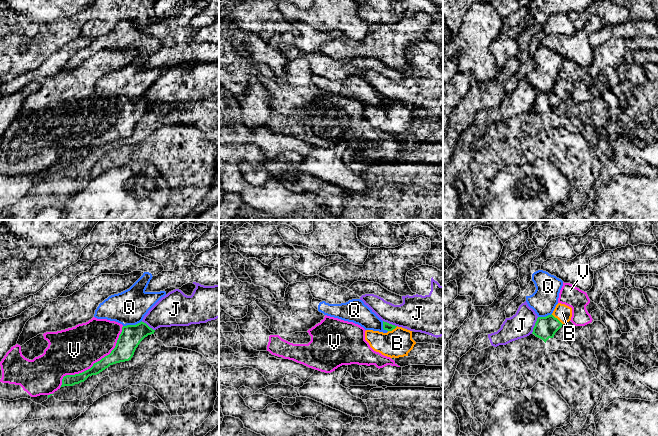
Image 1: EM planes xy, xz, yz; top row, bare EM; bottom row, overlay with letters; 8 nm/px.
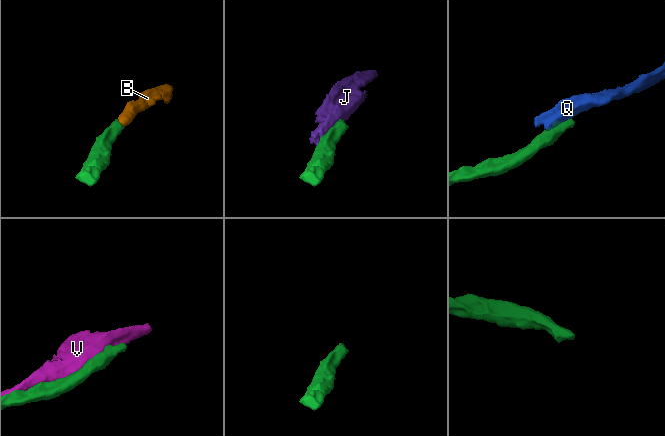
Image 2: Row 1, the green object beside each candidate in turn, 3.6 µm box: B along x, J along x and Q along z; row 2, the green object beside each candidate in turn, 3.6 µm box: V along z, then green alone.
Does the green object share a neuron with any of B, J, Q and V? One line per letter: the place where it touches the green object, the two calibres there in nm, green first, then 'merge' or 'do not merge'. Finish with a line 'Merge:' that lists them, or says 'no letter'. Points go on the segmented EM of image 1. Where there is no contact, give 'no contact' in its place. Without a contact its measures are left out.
B: meets green in yz at (557, 319); 180 nm thick on the green side, 140 nm on the other; merge
J: meets green in yz at (535, 325); 180 nm thick on the green side, 200 nm on the other; do not merge
Q: meets green in xy at (132, 325); 170 nm thick on the green side, 280 nm on the other; do not merge
V: meets green in xy at (94, 363); 150 nm thick on the green side, 360 nm on the other; do not merge
Merge: B

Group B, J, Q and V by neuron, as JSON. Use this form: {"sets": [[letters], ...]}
{"sets": [["B"], ["J"], ["Q"], ["V"]]}

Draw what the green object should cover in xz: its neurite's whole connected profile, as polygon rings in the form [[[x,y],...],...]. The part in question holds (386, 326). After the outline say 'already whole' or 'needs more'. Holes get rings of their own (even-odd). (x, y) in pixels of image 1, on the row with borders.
[[[383,321],[383,329],[387,333],[366,330],[365,340],[370,347],[390,358],[408,356],[416,342],[412,339],[412,331]]]; needs more

